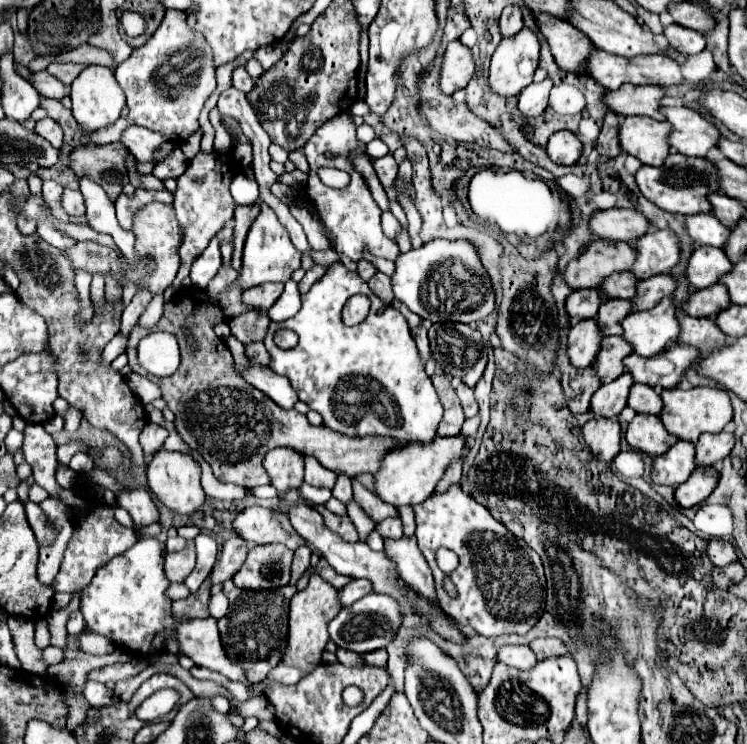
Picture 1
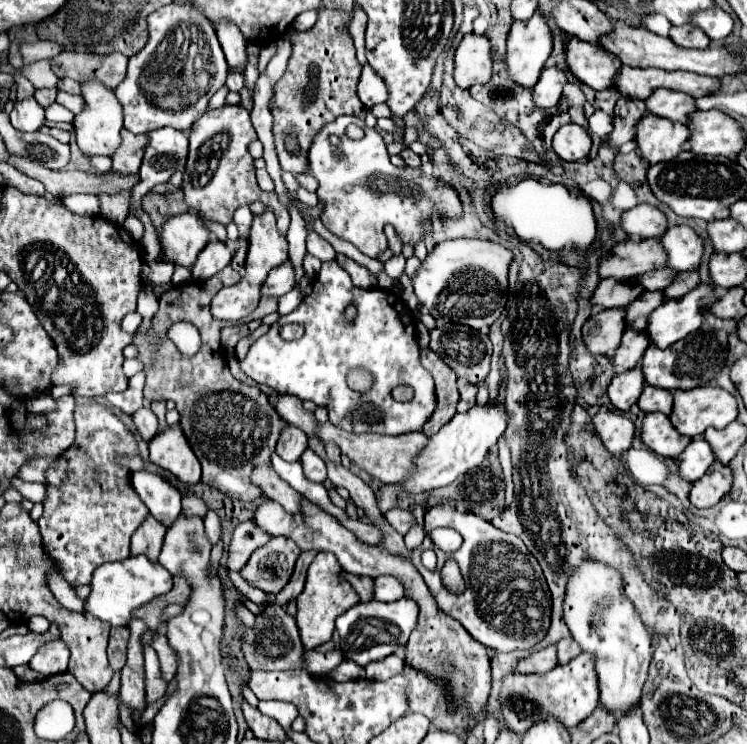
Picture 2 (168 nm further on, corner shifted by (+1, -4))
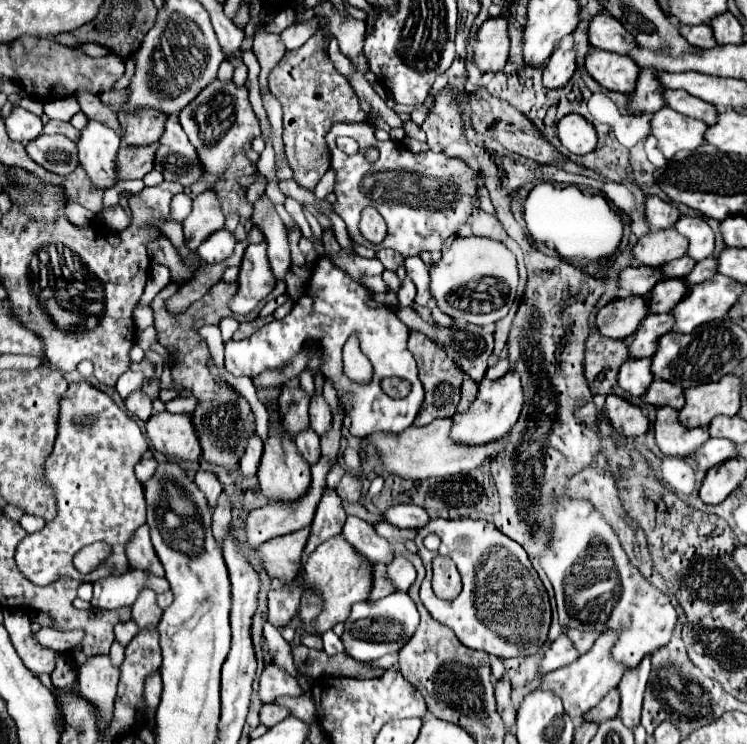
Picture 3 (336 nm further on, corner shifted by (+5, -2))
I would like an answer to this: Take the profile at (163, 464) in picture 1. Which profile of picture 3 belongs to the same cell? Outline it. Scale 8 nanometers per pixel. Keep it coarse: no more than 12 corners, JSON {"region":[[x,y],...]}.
{"region":[[153,413],[159,453],[189,461],[201,447],[189,413]]}

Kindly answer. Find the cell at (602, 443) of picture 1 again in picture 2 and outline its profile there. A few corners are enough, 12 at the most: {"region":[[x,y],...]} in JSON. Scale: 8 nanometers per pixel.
{"region":[[599,411],[593,427],[609,453],[631,447],[635,425],[617,411]]}

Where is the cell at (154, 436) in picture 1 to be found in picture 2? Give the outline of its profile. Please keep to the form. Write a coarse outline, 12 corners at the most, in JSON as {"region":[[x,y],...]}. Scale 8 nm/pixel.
{"region":[[147,407],[133,413],[143,441],[159,433],[157,417]]}

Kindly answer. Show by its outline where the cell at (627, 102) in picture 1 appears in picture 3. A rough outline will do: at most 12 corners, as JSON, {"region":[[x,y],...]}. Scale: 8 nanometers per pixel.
{"region":[[667,89],[671,109],[715,123],[719,111],[683,89]]}

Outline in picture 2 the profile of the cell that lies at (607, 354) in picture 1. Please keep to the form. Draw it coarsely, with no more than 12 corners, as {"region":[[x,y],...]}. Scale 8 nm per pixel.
{"region":[[645,331],[623,333],[611,357],[615,371],[637,367],[647,345]]}

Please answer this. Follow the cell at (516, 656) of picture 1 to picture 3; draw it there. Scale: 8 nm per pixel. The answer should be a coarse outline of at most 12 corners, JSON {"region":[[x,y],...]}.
{"region":[[561,633],[547,649],[541,671],[549,673],[579,659]]}

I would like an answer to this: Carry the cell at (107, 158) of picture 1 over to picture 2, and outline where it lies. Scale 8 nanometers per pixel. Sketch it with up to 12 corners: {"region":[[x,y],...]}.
{"region":[[121,129],[111,171],[139,173],[147,135]]}

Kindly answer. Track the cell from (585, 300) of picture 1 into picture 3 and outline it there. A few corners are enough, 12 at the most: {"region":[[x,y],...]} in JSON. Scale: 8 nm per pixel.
{"region":[[627,267],[619,287],[649,295],[663,275],[659,267]]}

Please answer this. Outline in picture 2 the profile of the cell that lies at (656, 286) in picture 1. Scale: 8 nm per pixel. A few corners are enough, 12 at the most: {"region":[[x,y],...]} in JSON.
{"region":[[697,271],[679,273],[663,291],[665,299],[679,299],[699,283]]}

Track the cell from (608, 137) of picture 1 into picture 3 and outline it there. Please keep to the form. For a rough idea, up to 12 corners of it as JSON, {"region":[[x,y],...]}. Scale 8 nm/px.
{"region":[[655,67],[641,69],[637,89],[629,95],[633,113],[665,107],[655,83]]}

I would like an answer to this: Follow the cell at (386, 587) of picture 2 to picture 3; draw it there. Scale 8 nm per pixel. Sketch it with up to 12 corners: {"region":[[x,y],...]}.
{"region":[[395,557],[389,577],[397,591],[407,591],[415,581],[409,559]]}

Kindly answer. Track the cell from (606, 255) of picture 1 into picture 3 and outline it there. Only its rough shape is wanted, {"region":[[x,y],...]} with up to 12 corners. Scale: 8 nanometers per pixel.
{"region":[[675,227],[649,231],[633,247],[639,263],[659,267],[687,251]]}

